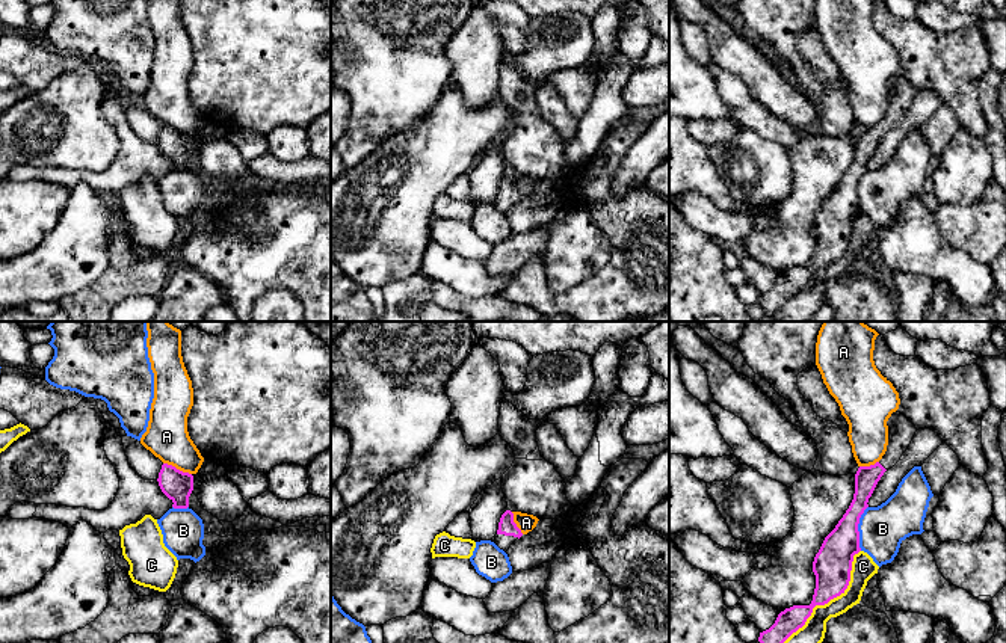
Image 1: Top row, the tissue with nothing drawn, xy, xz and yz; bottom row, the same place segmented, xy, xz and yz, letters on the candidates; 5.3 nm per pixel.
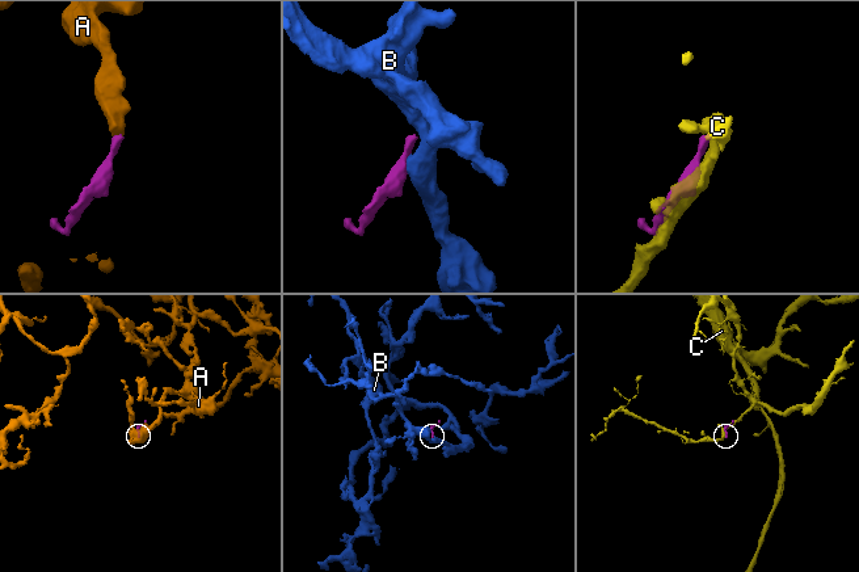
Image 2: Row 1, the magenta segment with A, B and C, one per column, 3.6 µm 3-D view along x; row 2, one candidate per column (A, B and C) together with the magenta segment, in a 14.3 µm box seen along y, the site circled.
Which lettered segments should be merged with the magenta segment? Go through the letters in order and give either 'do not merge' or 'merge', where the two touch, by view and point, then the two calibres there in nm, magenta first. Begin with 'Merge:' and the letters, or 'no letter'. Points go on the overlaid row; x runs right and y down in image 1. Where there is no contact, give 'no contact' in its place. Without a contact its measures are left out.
Merge: no letter
A: do not merge | xy (175, 468) | 160/240 nm
B: do not merge | yz (857, 529) | 200/240 nm
C: do not merge | yz (830, 599) | 200/130 nm

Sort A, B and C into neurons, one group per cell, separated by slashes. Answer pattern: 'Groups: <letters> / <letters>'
Groups: A / B / C

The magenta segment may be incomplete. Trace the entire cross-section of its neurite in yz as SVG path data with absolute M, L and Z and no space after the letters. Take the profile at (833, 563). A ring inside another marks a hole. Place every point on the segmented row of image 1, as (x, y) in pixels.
M893 412L887 426L890 439L885 454L875 465L858 468L853 500L835 528L825 537L814 557L813 572L816 575L816 589L811 604L793 605L781 611L775 623L760 632L760 643L784 643L805 625L816 605L828 604L847 589L853 555L861 551L859 518L869 507L869 498L878 481L887 469L900 460L917 432L915 426L900 412Z

